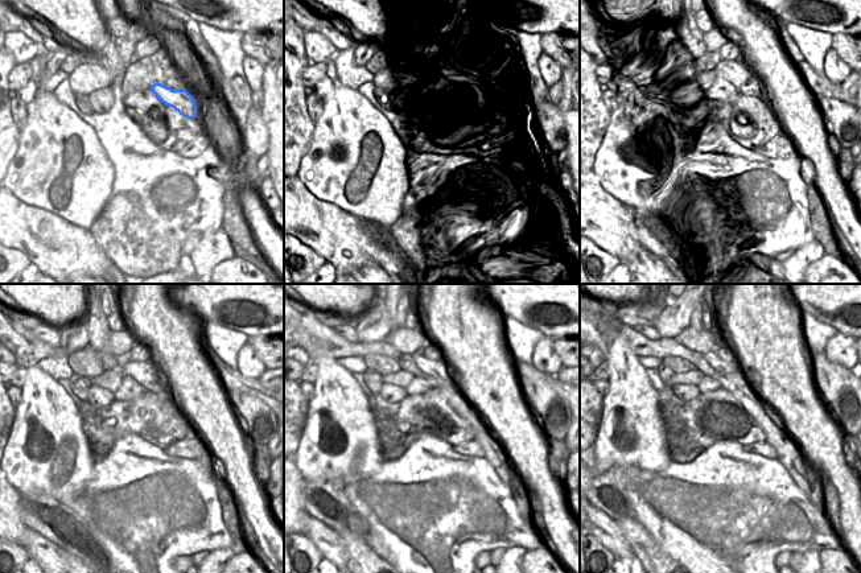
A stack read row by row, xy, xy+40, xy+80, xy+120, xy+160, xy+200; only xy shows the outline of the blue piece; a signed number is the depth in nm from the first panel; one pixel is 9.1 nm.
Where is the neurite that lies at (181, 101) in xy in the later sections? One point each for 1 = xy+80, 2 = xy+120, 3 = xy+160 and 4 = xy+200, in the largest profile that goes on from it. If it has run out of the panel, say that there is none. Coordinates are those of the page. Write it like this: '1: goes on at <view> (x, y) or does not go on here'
1: goes on at xy+80 (736, 73)
2: goes on at xy+120 (145, 374)
3: goes on at xy+160 (437, 369)
4: goes on at xy+200 (715, 362)

